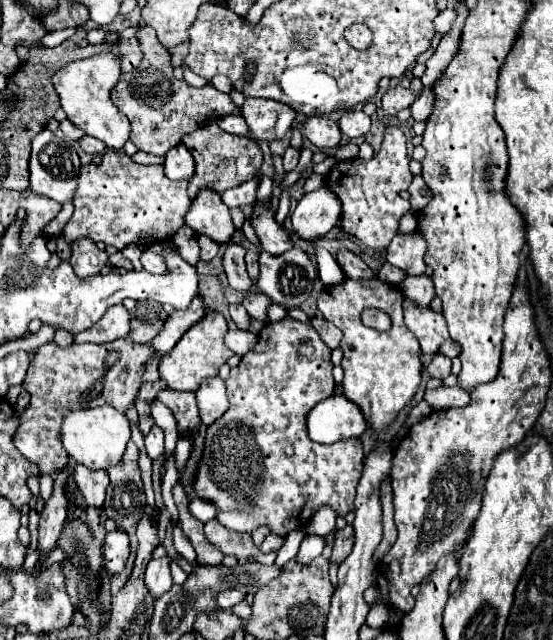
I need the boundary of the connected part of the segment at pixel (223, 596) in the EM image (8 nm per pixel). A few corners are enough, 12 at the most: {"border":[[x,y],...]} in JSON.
{"border":[[225,590],[215,596],[217,608],[229,610],[239,604],[245,594]]}

